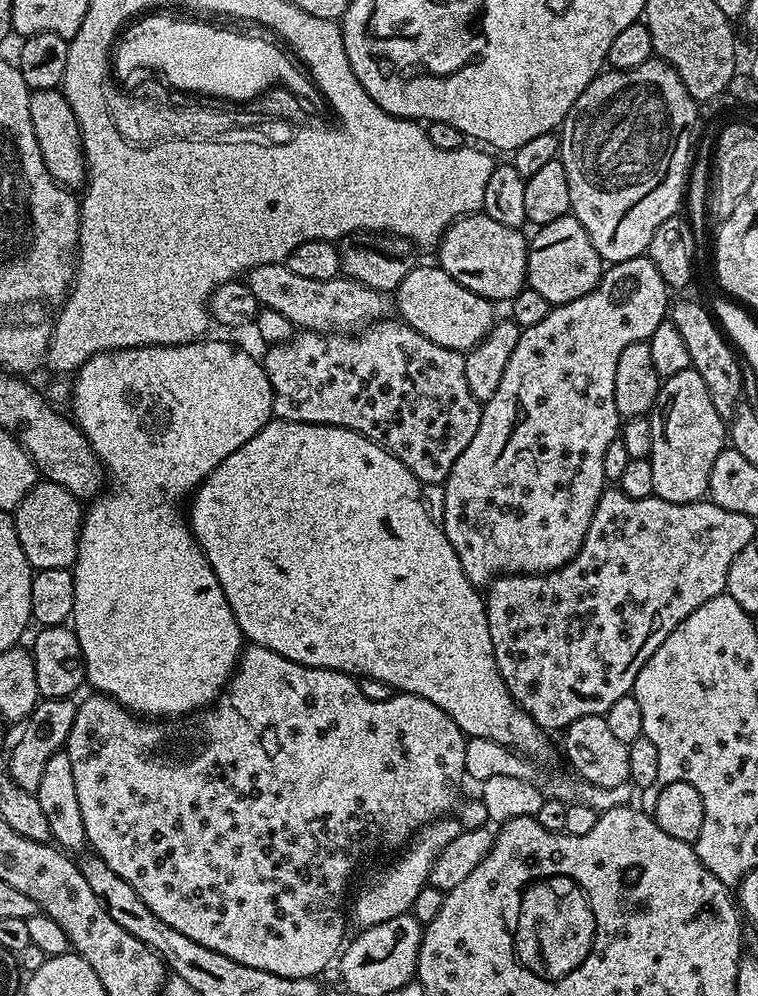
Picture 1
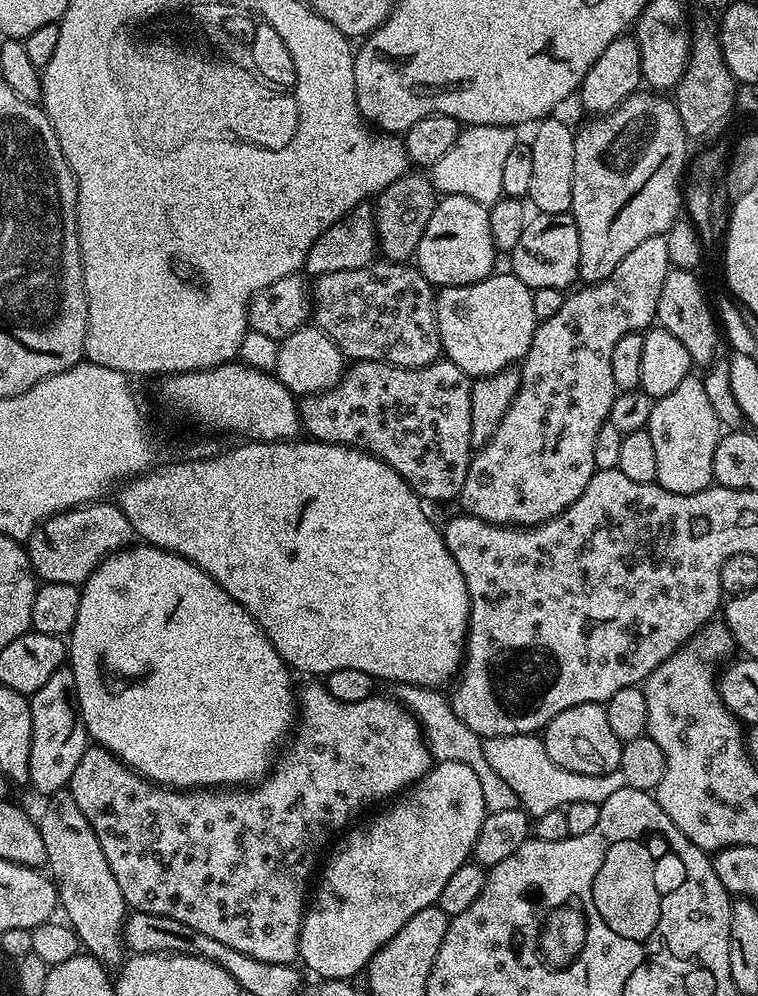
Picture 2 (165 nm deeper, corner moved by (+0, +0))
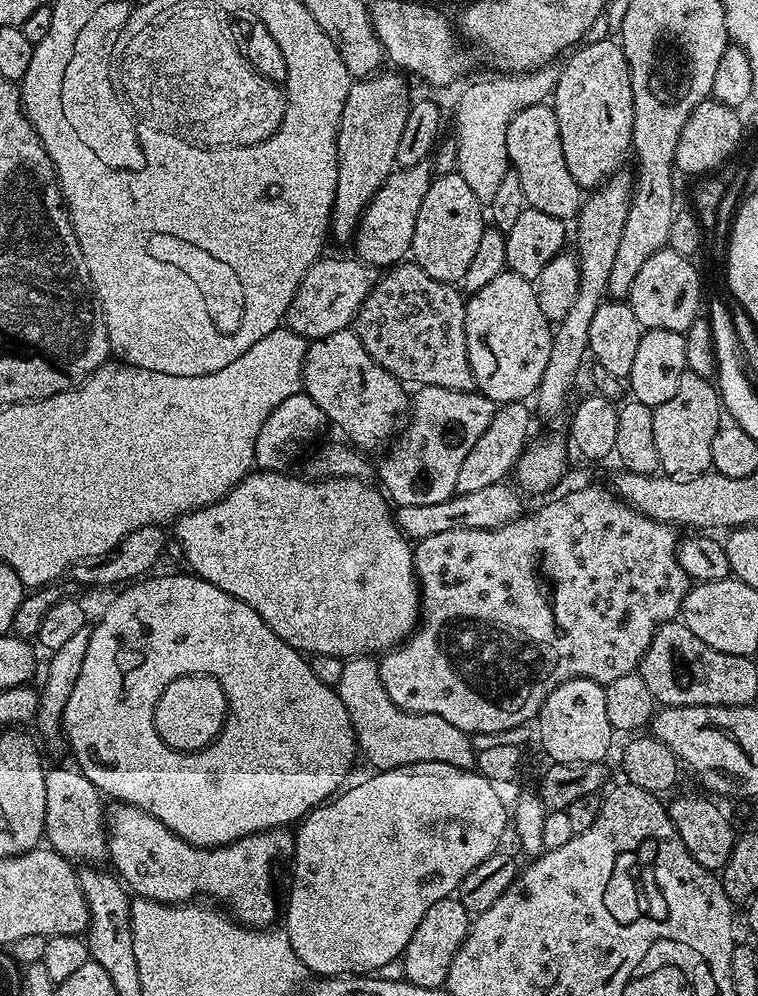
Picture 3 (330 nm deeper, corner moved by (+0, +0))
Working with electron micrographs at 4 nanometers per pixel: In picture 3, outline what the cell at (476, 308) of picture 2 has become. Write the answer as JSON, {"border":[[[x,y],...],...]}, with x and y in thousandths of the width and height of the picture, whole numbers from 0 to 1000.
{"border":[[[673,271],[657,275],[652,283],[621,294],[612,306],[615,311],[615,351],[620,355],[620,369],[628,381],[628,390],[657,408],[695,403],[708,393],[726,361],[730,326],[710,308],[703,282]]]}

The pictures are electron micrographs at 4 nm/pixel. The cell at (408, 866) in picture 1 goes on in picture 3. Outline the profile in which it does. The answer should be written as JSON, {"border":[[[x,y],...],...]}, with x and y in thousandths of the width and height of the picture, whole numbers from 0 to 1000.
{"border":[[[546,765],[536,769],[516,771],[508,775],[496,773],[492,779],[482,781],[476,787],[455,790],[437,803],[413,811],[400,823],[394,824],[388,835],[388,850],[383,860],[385,871],[385,893],[380,896],[380,913],[372,916],[372,932],[383,942],[383,950],[388,950],[388,958],[401,967],[408,977],[422,982],[434,980],[463,980],[466,978],[496,978],[517,963],[532,961],[533,952],[541,946],[546,934],[557,926],[562,914],[573,910],[573,906],[590,904],[606,893],[609,882],[631,869],[631,865],[641,865],[661,850],[660,842],[665,834],[673,831],[673,811],[665,808],[660,800],[661,793],[653,786],[642,783],[628,773],[594,769],[588,765]]]}

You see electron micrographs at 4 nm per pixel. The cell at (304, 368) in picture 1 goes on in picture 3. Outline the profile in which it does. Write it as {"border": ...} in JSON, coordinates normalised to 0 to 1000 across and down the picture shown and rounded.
{"border":[[[583,388],[550,389],[541,402],[541,421],[530,437],[521,443],[522,451],[501,462],[499,486],[509,495],[513,503],[522,510],[573,508],[573,504],[588,504],[595,498],[603,497],[604,472],[609,472],[609,464],[613,463],[615,456],[620,456],[631,440],[641,436],[641,430],[646,428],[656,409],[654,405],[637,398],[632,392],[606,394]]]}

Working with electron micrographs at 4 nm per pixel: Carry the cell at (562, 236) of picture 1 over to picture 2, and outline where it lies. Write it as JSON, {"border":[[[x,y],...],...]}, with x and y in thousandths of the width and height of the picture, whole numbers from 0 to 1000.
{"border":[[[747,213],[730,217],[707,215],[698,220],[697,226],[689,231],[689,239],[683,239],[683,247],[678,247],[678,251],[673,254],[675,261],[673,273],[699,290],[749,291],[761,284],[765,276],[764,254],[763,227],[753,215]]]}

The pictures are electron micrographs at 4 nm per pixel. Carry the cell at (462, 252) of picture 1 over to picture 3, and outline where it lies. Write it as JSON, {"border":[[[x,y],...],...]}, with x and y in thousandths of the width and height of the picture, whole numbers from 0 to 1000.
{"border":[[[606,172],[577,176],[571,180],[570,186],[557,201],[557,207],[553,208],[541,254],[546,264],[557,271],[562,271],[562,275],[567,275],[567,279],[595,286],[611,282],[615,270],[620,268],[620,262],[625,260],[625,255],[631,252],[631,243],[641,228],[641,213],[640,210],[637,213],[633,209],[637,209],[636,202],[625,195],[625,191],[620,191],[615,179],[609,179]]]}

